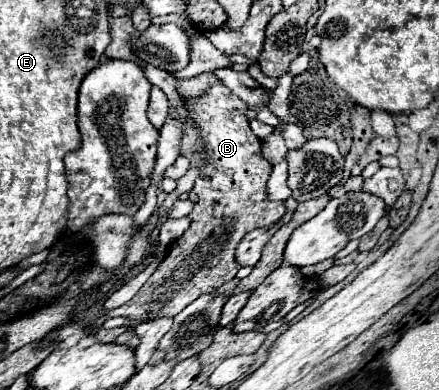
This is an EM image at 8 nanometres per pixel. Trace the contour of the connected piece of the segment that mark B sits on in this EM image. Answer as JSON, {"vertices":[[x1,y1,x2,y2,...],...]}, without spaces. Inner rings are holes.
{"vertices":[[214,83,210,91,194,99,184,99,190,121,202,133,204,165,194,181,194,191,200,201,194,205,188,231,170,245,168,255,140,287,134,299,126,305,106,311,108,317,128,317,134,321,146,321,156,317,174,317,194,299,204,293,212,293,226,281,234,279,240,265,234,251,242,237,254,229,270,227,282,219,286,207,282,201,270,201,266,183,272,173,272,165,262,157,262,141,252,133,246,119,246,103,228,91,222,83]]}

